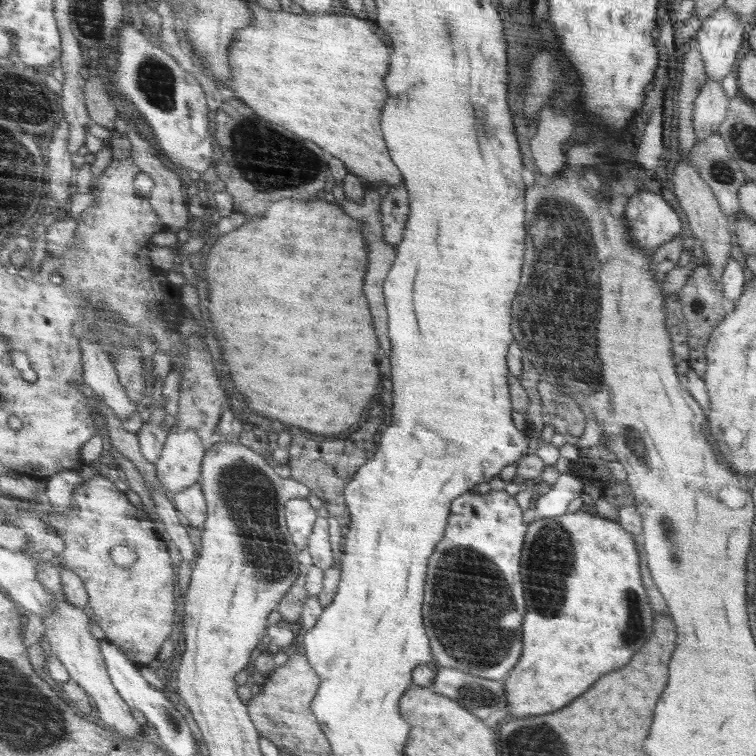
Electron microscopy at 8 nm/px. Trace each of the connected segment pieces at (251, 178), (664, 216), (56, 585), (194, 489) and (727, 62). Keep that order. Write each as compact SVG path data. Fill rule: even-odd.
M226 99L214 112L215 137L220 138L220 150L222 158L216 164L216 174L218 178L226 184L224 190L232 196L233 212L245 214L248 218L260 218L267 212L267 208L280 199L294 200L314 200L322 194L326 176L328 176L328 164L326 162L326 152L316 146L310 140L298 138L296 134L284 130L278 124L270 124L254 114L254 110L246 108L244 102L239 99Z
M638 191L632 195L628 208L626 208L626 220L630 225L634 245L638 245L641 250L655 251L664 242L670 242L682 230L682 221L676 212L660 195L652 191Z
M57 560L42 561L38 565L38 581L48 590L53 592L57 600L57 609L44 622L47 630L47 637L52 646L52 652L56 653L63 663L68 667L71 676L90 693L94 700L94 705L100 712L99 719L106 722L116 732L122 732L130 738L138 736L142 730L142 724L134 718L133 706L120 694L119 689L113 683L111 672L108 668L106 657L104 656L101 640L92 635L90 629L91 616L87 609L73 605L66 596L61 566Z
M193 484L171 496L171 499L175 508L184 515L184 518L202 532L207 515L207 504L201 486Z
M722 6L703 21L695 39L698 41L707 79L720 80L733 70L740 44L744 40L744 22Z

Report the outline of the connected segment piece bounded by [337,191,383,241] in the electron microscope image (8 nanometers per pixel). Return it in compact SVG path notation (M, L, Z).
M368 191L366 198L363 198L363 202L358 206L358 203L348 202L348 200L338 200L337 204L342 206L343 212L346 212L348 216L356 220L368 220L370 222L370 238L374 238L376 241L382 241L382 219L380 212L380 195L376 192Z

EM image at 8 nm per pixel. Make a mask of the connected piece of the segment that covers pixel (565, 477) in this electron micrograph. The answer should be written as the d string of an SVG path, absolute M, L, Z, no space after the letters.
M561 472L559 479L552 485L550 491L542 496L536 496L530 502L539 518L554 518L567 512L567 506L583 492L583 479L576 472Z

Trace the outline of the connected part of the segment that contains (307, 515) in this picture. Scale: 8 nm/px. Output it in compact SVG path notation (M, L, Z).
M306 498L291 499L287 503L287 521L291 539L295 547L302 551L307 548L307 540L313 531L315 520L318 519L317 511L314 510Z

